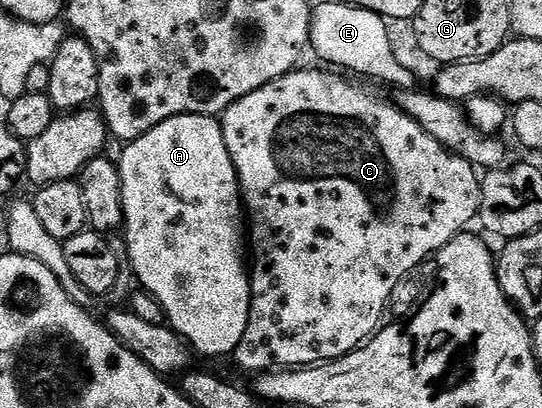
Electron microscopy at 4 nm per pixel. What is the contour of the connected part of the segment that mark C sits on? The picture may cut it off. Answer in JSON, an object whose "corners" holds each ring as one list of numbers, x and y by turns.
{"corners":[[297,68,295,71,282,75,278,79,274,79,270,83,266,83,266,87,262,87,258,91,250,91,250,95,242,95,242,99,238,99,228,109,225,109,219,118,220,126,224,132,226,139,226,147,232,156,232,162,236,168,236,174,240,177,240,192,242,194,242,204,246,210,247,220,250,222,250,276,252,278,252,306,250,307,250,319,246,323,246,335,242,335,242,343,238,343,234,354,234,360,251,375,259,375,269,371,279,370,281,367,311,367,319,365,325,361,337,361,339,357,345,357,348,353,361,348,375,334,376,330,381,328,382,322,386,317,386,310,389,308,392,292,394,287,398,287,398,283,410,271,414,271,417,265,421,265,423,261,428,260,433,253,437,253,442,247,446,247,446,243,450,243,450,239,454,239,459,233,465,232,469,228,471,221,477,220,480,211,480,183,481,174,478,172,477,166,471,165,466,159,462,159,456,153,451,153,442,143,438,143,438,139,434,139,434,135,426,135,426,131,422,131,422,127,418,127,418,123,414,119,410,119,410,115,406,115,391,100,383,101,380,97,375,97,372,93,367,93,364,89,359,89,352,81,347,81,336,71,328,71,323,73,320,69,304,69]]}

